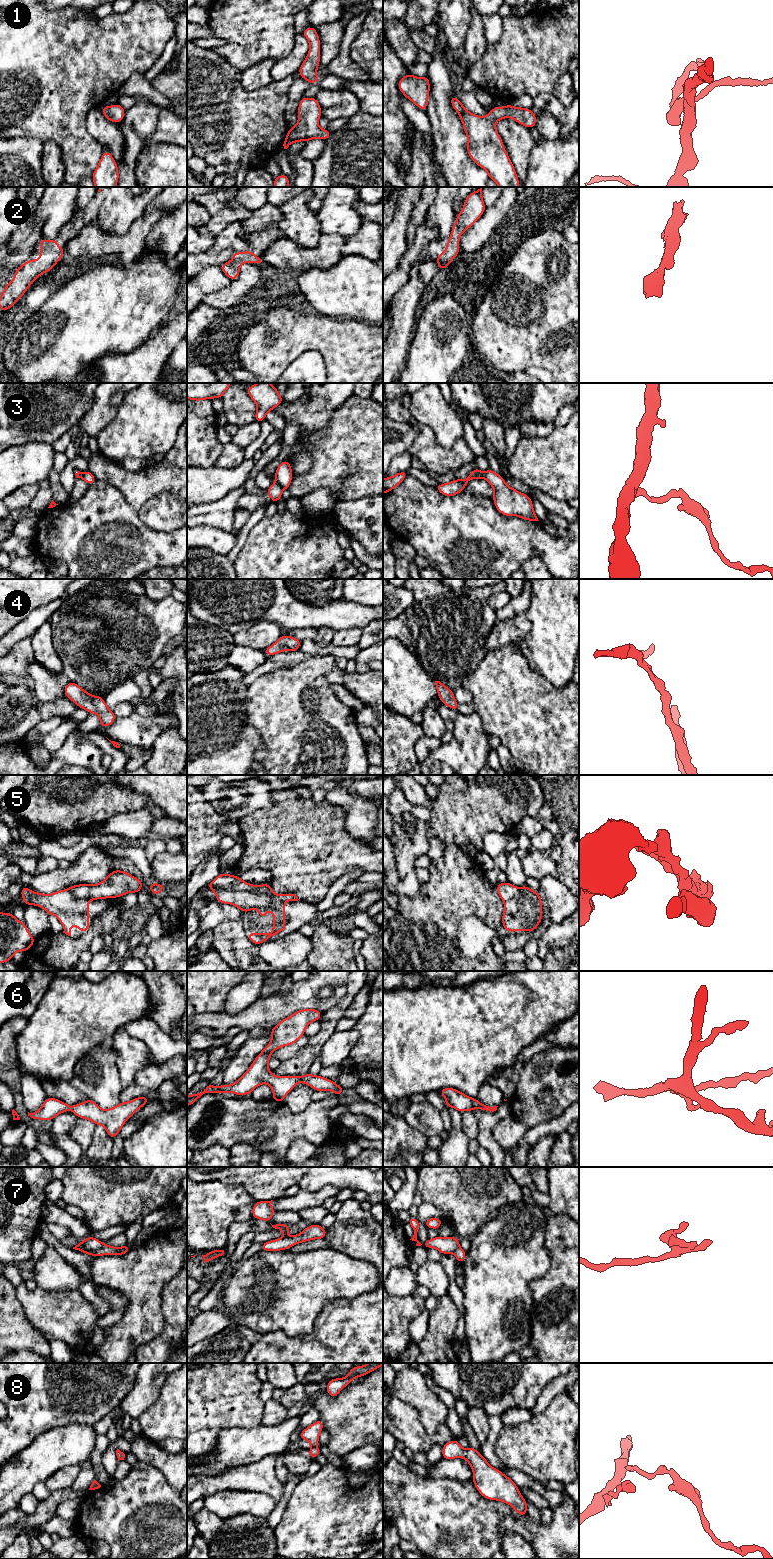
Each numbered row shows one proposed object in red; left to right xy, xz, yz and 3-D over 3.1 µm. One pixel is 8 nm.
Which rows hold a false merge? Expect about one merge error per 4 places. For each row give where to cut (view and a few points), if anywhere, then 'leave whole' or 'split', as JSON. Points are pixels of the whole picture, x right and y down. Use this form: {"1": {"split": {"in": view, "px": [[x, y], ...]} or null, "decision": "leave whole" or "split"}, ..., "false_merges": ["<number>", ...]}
{"1": {"split": null, "decision": "leave whole"}, "2": {"split": null, "decision": "leave whole"}, "3": {"split": {"in": "xz", "px": [[275, 482], [283, 488]]}, "decision": "split"}, "4": {"split": null, "decision": "leave whole"}, "5": {"split": {"in": "xz", "px": [[208, 885], [214, 888], [265, 893], [284, 902]]}, "decision": "split"}, "6": {"split": null, "decision": "leave whole"}, "7": {"split": {"in": "xy", "px": [[82, 1241], [82, 1244], [88, 1250], [97, 1250], [103, 1244]]}, "decision": "split"}, "8": {"split": null, "decision": "leave whole"}, "false_merges": ["3", "5", "7"]}

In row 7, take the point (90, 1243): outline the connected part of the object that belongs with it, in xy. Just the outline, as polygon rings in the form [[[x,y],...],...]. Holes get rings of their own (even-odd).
[[[90,1236],[90,1237],[87,1237],[85,1240],[83,1240],[83,1245],[86,1250],[94,1251],[94,1250],[100,1249],[103,1243],[100,1240]]]

